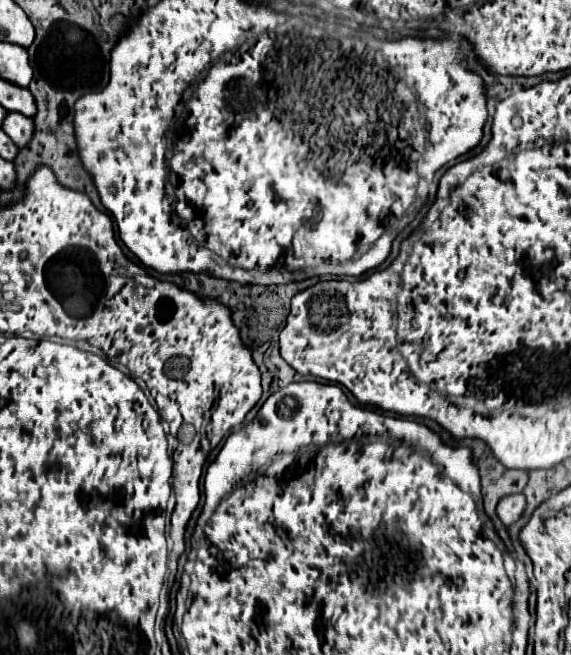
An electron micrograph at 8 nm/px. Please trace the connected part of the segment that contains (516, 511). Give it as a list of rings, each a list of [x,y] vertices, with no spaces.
[[[508,495],[506,499],[502,499],[502,503],[498,503],[498,517],[506,527],[510,527],[522,517],[524,509],[526,509],[524,495]]]

